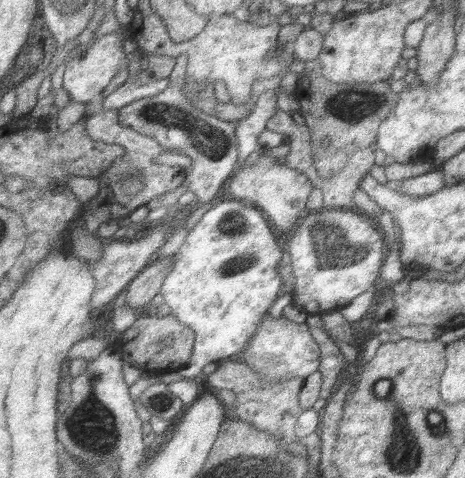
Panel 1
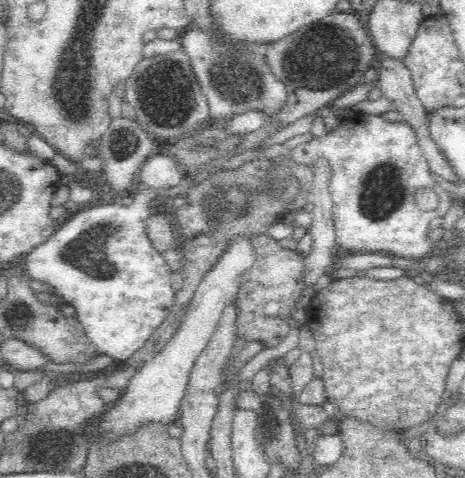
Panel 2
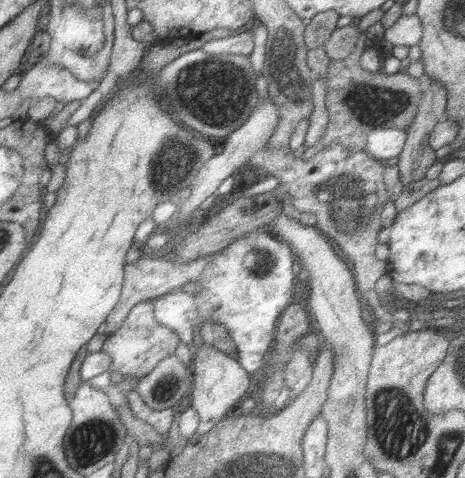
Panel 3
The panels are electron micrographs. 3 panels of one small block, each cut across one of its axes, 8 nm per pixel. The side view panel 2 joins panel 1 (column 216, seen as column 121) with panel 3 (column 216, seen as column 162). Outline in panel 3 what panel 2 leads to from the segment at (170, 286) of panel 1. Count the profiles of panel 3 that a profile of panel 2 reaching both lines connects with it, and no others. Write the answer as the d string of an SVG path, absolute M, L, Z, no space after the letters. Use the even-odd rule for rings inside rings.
M271 230L249 232L249 234L245 234L245 238L237 240L235 244L231 244L229 248L219 252L219 256L207 268L207 272L203 272L201 280L197 280L197 292L193 292L193 296L187 292L179 292L179 294L173 292L173 294L167 294L167 296L155 300L155 316L161 324L175 330L177 336L187 346L193 346L195 330L199 328L199 334L201 334L205 322L225 324L231 338L239 344L239 350L241 350L239 362L251 374L263 374L263 368L269 362L269 350L271 350L273 342L277 342L275 340L277 338L275 336L277 320L293 302L299 300L299 280L303 276L297 276L293 270L293 266L297 262L295 258L297 258L297 254L295 254L293 246L289 242L279 240Z

